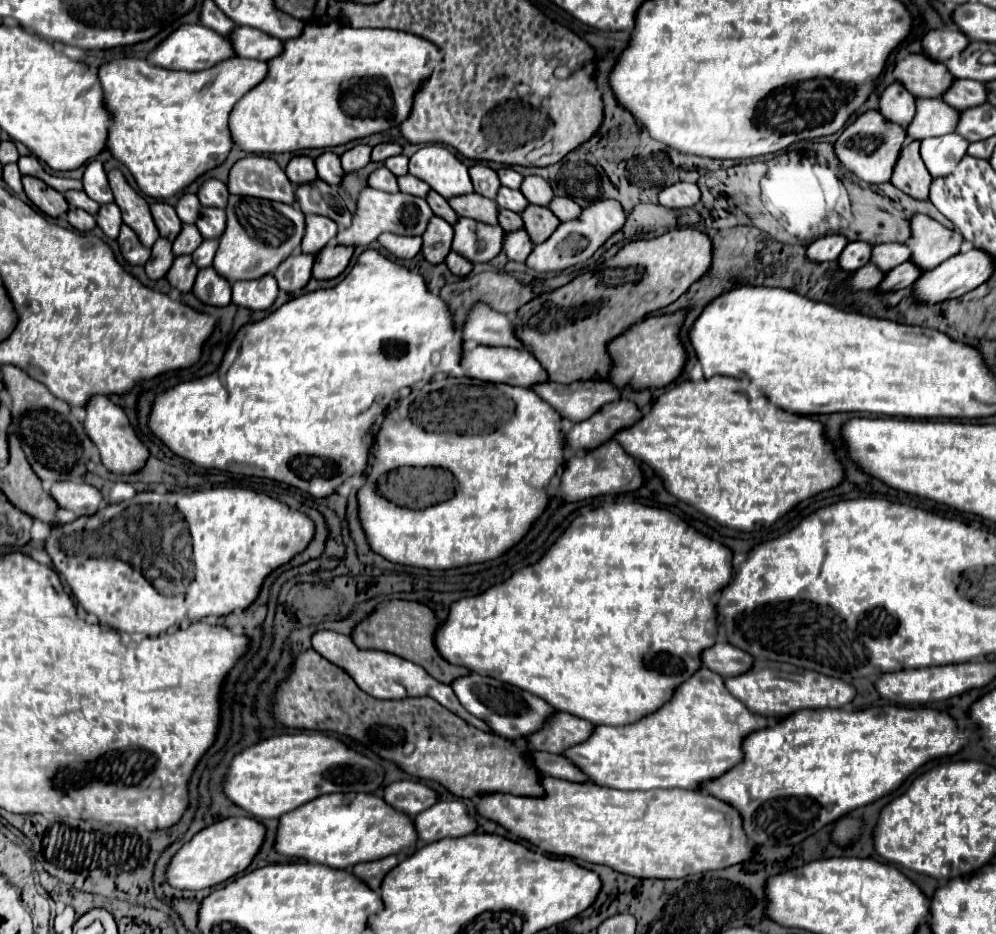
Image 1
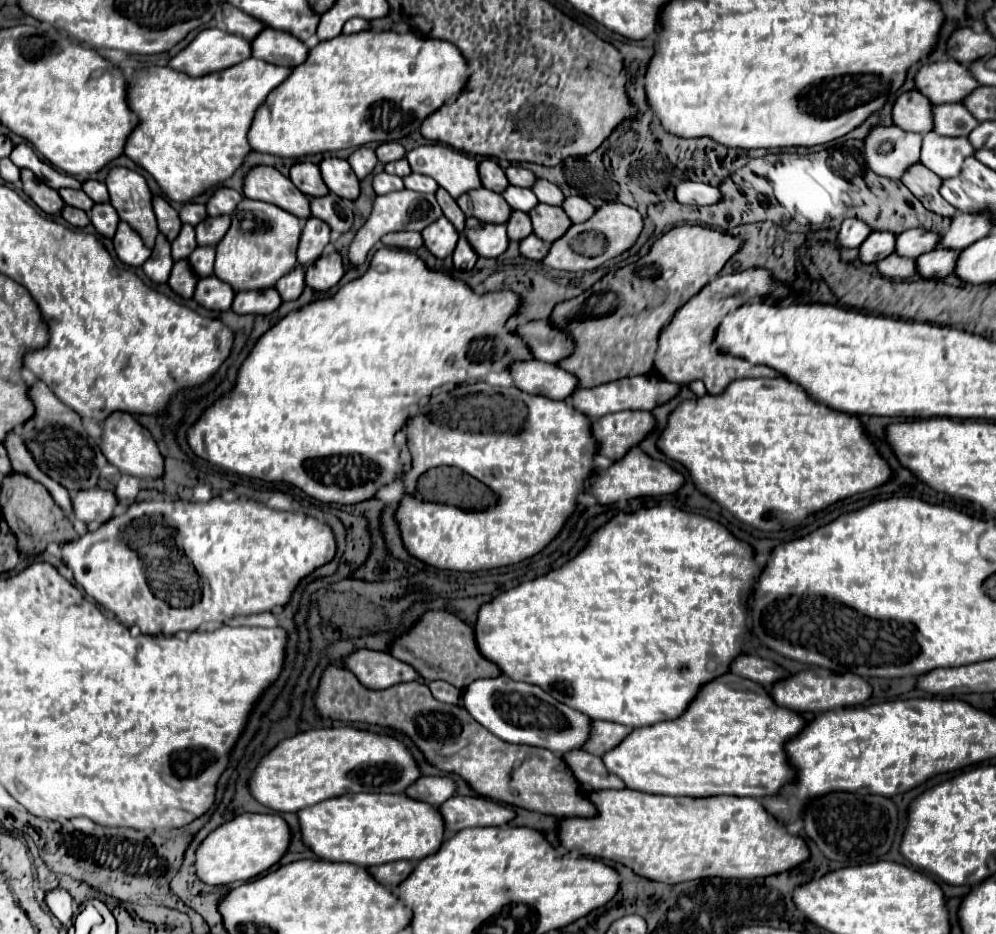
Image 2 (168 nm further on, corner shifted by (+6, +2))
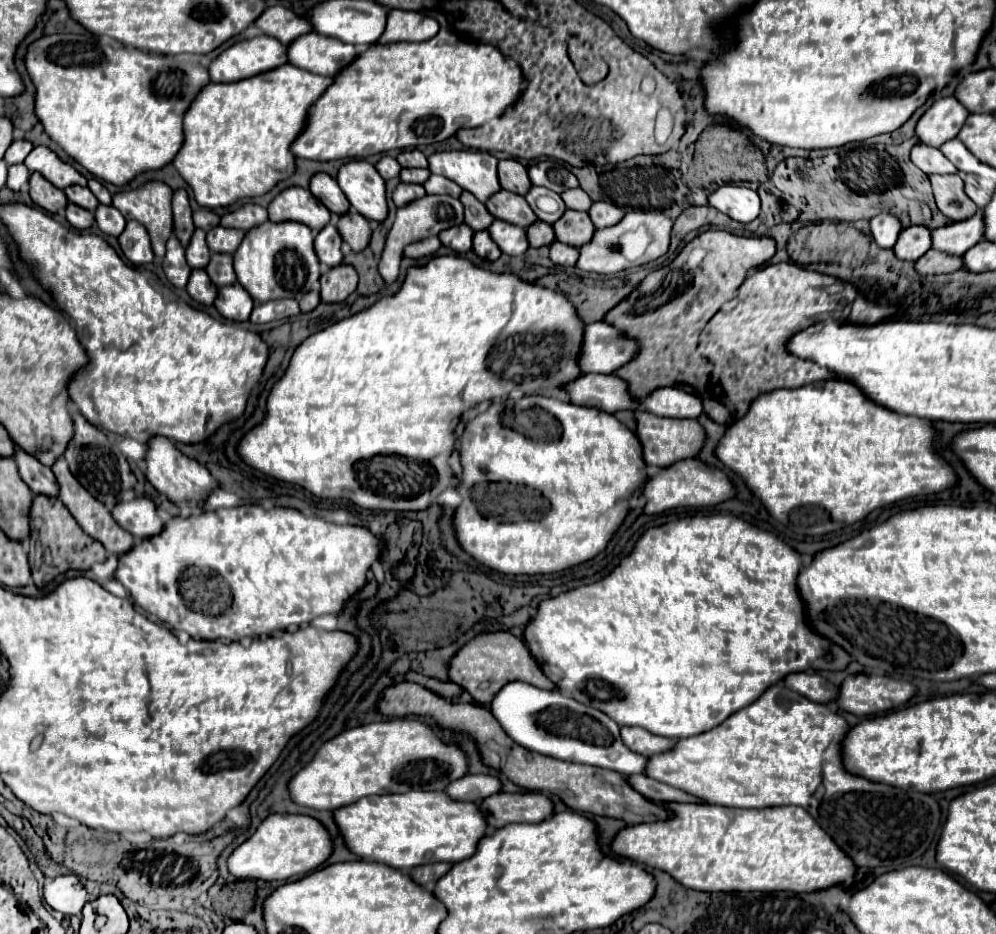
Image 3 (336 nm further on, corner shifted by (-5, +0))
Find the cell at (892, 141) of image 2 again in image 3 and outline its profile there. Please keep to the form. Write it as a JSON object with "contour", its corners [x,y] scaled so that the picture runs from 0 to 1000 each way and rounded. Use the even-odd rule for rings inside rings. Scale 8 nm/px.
{"contour":[[[923,152],[923,154],[919,154],[915,158],[913,169],[931,188],[933,186],[955,186],[955,184],[961,184],[961,182],[957,182],[957,176],[941,158],[931,156],[927,152]]]}

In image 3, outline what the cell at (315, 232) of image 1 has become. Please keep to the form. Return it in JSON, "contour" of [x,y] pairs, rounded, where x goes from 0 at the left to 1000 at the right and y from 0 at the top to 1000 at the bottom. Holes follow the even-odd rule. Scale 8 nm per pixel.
{"contour":[[[328,240],[316,255],[316,270],[322,283],[338,285],[344,276],[342,272],[342,253],[336,242]]]}

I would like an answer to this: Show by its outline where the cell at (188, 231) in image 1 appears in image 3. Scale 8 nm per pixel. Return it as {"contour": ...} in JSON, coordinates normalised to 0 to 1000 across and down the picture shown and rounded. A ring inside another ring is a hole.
{"contour":[[[198,244],[194,248],[194,255],[186,268],[186,274],[188,274],[188,281],[192,287],[206,287],[208,281],[210,281],[210,266],[208,266],[208,259],[206,259],[206,246]]]}

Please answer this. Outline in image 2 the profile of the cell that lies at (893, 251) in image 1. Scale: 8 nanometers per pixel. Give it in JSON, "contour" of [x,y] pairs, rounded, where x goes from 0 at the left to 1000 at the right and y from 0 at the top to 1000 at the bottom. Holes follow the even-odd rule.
{"contour":[[[914,244],[900,255],[900,272],[910,276],[922,276],[934,268],[940,268],[946,253],[930,244]]]}

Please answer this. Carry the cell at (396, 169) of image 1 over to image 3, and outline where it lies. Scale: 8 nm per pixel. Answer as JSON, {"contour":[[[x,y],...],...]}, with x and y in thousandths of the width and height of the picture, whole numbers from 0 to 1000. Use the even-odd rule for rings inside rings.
{"contour":[[[405,180],[403,182],[403,193],[405,195],[419,195],[419,197],[425,197],[429,191],[431,191],[431,182],[427,180]]]}

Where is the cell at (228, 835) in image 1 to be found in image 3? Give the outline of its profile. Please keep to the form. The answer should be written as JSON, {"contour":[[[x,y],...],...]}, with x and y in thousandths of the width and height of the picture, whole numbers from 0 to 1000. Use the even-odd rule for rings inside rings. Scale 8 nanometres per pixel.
{"contour":[[[270,872],[242,906],[228,919],[228,931],[238,942],[288,942],[304,938],[324,925],[332,914],[328,889],[312,874],[300,872]]]}

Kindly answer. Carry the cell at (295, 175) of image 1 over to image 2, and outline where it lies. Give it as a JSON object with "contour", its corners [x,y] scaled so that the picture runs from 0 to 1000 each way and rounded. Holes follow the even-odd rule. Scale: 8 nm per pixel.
{"contour":[[[299,173],[291,182],[291,193],[305,206],[307,210],[327,210],[331,208],[329,199],[321,188],[321,180],[313,173]]]}

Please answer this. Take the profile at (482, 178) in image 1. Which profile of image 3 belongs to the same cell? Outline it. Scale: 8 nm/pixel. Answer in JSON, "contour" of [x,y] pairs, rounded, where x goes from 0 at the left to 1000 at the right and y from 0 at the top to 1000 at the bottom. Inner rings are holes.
{"contour":[[[503,171],[501,173],[501,197],[505,203],[527,210],[533,201],[529,180],[519,171]]]}

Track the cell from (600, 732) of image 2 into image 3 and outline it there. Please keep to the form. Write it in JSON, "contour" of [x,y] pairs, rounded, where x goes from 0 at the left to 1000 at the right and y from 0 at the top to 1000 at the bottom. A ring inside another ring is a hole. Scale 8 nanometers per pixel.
{"contour":[[[634,777],[623,779],[623,790],[626,790],[626,797],[634,805],[644,807],[644,809],[656,809],[662,805],[668,805],[678,797],[678,792],[674,792],[674,790],[658,788],[646,779],[634,779]]]}

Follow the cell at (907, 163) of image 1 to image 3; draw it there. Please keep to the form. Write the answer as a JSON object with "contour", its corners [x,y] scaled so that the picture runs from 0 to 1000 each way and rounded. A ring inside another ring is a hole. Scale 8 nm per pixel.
{"contour":[[[935,186],[933,188],[941,223],[957,238],[967,238],[981,227],[981,221],[967,206],[963,186]]]}

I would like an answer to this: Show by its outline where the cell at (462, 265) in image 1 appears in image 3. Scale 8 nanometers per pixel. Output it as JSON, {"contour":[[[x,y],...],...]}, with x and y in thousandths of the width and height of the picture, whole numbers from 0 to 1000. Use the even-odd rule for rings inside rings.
{"contour":[[[477,248],[477,253],[475,253],[475,270],[481,276],[489,278],[489,281],[495,281],[495,278],[499,278],[503,274],[499,261],[491,255],[489,248]]]}

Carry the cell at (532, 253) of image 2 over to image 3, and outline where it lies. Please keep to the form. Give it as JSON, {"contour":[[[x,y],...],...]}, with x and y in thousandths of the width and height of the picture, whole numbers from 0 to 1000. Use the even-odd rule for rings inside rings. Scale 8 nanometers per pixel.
{"contour":[[[559,257],[555,259],[555,263],[551,263],[551,276],[553,276],[553,281],[557,281],[561,285],[577,285],[579,272],[581,272],[581,266],[569,263]]]}

